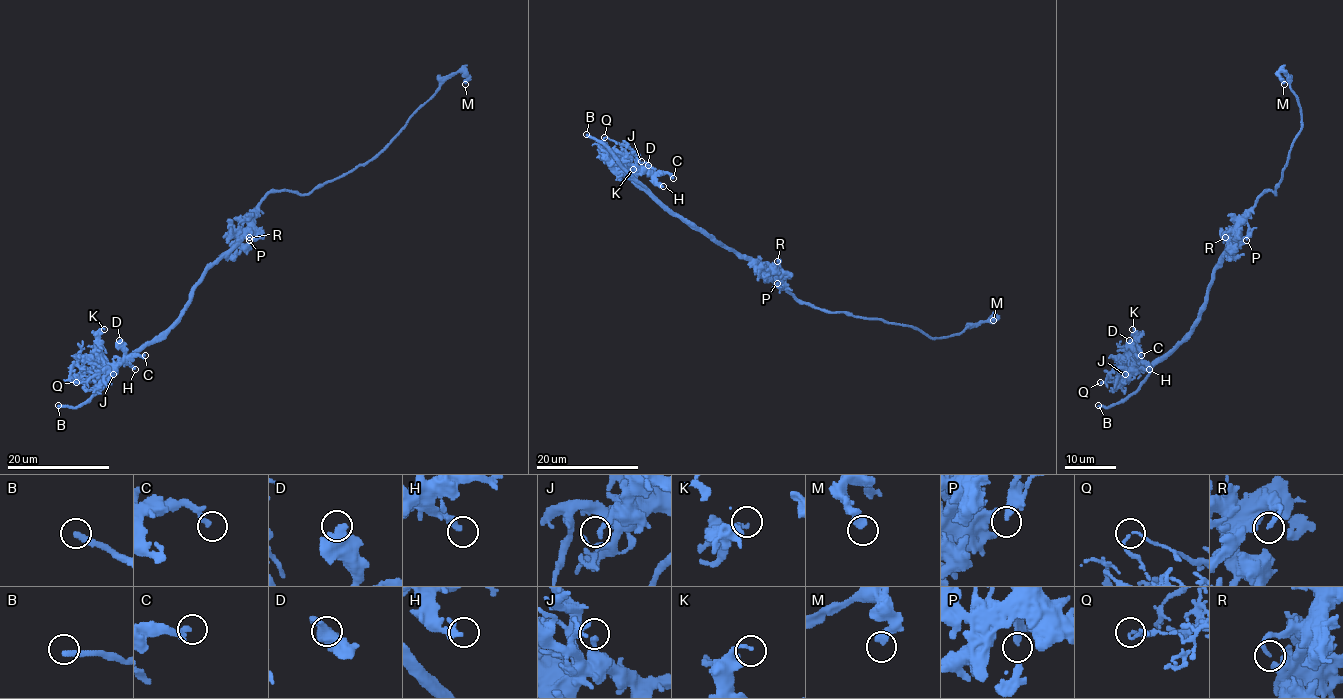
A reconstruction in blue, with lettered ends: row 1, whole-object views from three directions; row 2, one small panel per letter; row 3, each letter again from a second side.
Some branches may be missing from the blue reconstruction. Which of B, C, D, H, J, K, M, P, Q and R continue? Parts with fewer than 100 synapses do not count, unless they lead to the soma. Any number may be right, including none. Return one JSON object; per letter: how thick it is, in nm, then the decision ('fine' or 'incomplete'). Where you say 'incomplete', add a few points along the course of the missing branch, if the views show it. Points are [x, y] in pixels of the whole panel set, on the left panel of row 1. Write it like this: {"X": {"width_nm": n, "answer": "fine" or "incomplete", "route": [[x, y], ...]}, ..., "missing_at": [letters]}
{"B": {"width_nm": 320, "answer": "incomplete", "route": [[58, 405], [40, 412], [2, 447]]}, "C": {"width_nm": 180, "answer": "fine"}, "D": {"width_nm": 600, "answer": "fine"}, "H": {"width_nm": 300, "answer": "fine"}, "J": {"width_nm": 260, "answer": "fine"}, "K": {"width_nm": 150, "answer": "fine"}, "M": {"width_nm": 360, "answer": "fine"}, "P": {"width_nm": 180, "answer": "fine"}, "Q": {"width_nm": 110, "answer": "fine"}, "R": {"width_nm": 200, "answer": "fine"}, "missing_at": ["B"]}

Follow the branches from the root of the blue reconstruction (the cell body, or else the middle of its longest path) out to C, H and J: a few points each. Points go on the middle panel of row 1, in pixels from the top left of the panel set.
C: (772, 276), (759, 264), (743, 259), (661, 206), (638, 183), (636, 174), (650, 170), (668, 173), (673, 178)
H: (772, 276), (759, 264), (743, 259), (661, 206), (638, 183), (636, 174), (647, 170), (663, 186)
J: (772, 276), (759, 264), (743, 259), (661, 206), (638, 183), (636, 174), (641, 161)

